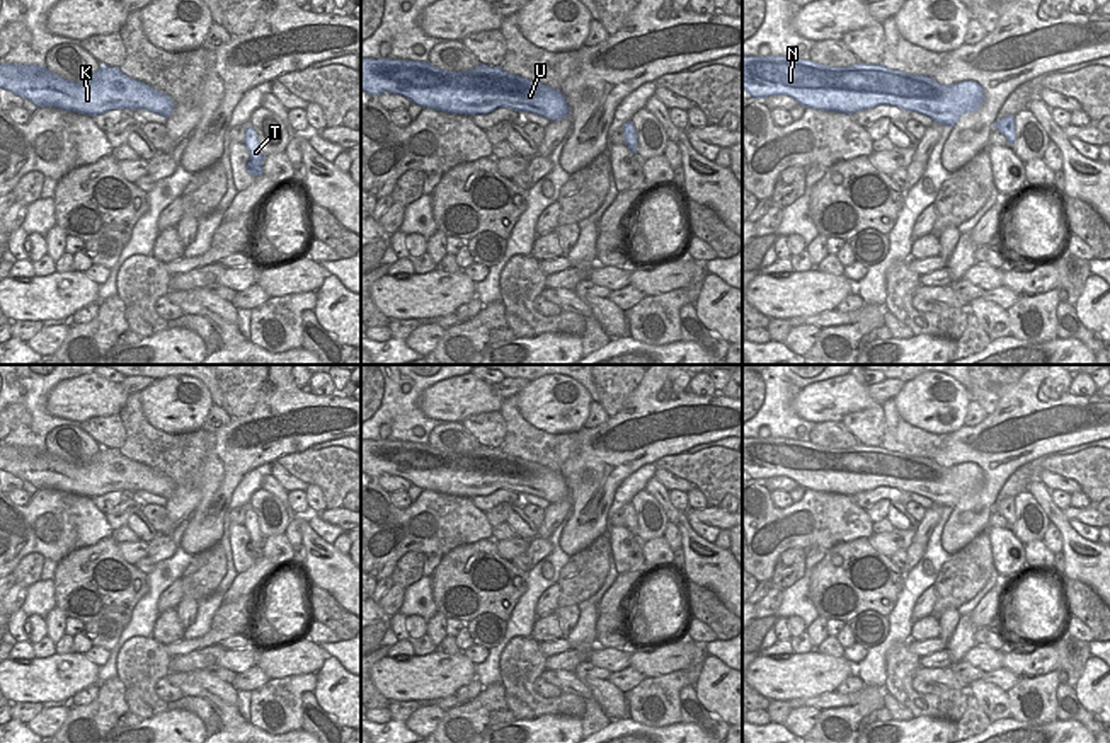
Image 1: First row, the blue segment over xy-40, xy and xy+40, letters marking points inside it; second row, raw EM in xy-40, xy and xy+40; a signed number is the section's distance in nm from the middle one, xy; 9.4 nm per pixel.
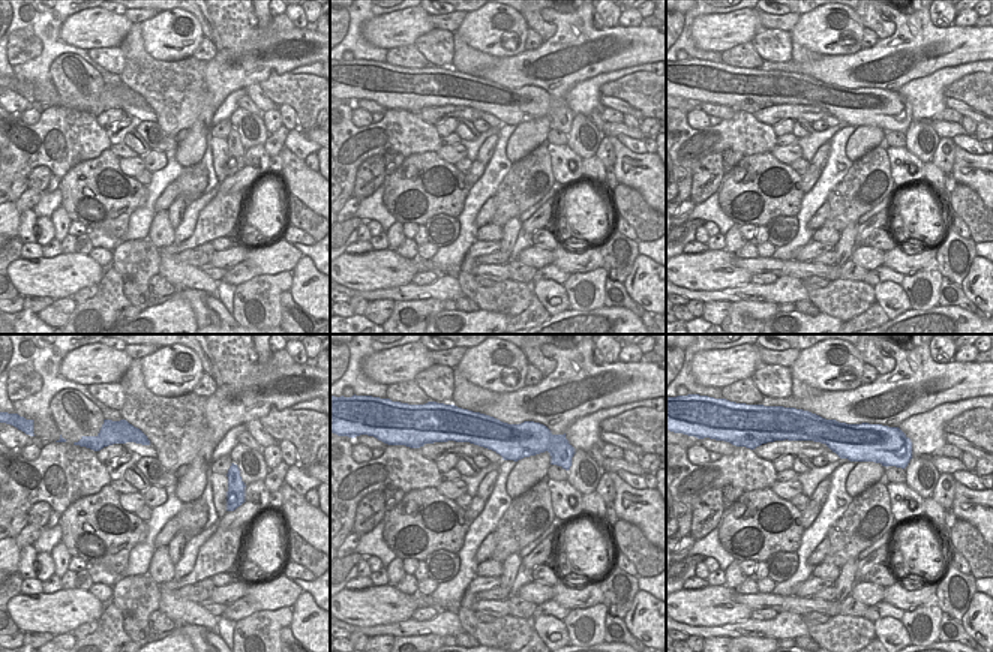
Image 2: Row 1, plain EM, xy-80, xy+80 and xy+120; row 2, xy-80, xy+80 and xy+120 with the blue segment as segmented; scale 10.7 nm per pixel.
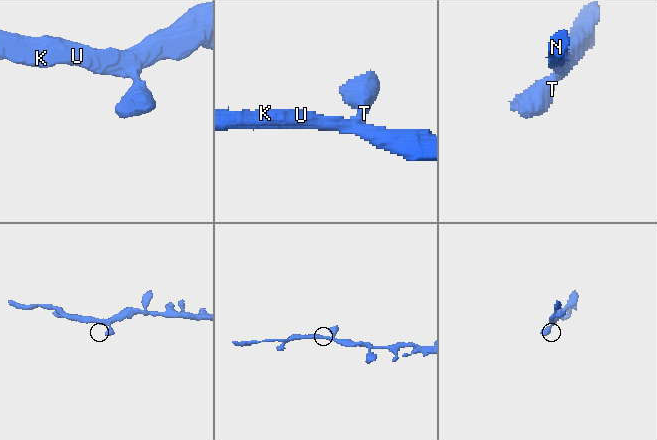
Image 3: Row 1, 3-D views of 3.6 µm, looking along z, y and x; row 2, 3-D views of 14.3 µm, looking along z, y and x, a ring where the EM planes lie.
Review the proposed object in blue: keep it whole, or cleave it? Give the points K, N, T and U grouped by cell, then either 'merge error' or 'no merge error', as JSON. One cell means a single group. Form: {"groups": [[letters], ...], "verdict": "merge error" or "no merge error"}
{"groups": [["K", "N", "T", "U"]], "verdict": "no merge error"}

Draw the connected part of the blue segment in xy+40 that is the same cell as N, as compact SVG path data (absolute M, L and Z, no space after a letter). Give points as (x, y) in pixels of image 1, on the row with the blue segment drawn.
M771 55L742 56L742 90L752 99L788 95L804 107L843 114L895 106L945 126L955 126L962 114L976 112L984 102L984 89L970 80L941 85L882 63L827 66Z

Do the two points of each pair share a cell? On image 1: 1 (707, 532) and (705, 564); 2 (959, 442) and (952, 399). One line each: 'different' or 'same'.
1: different
2: different

